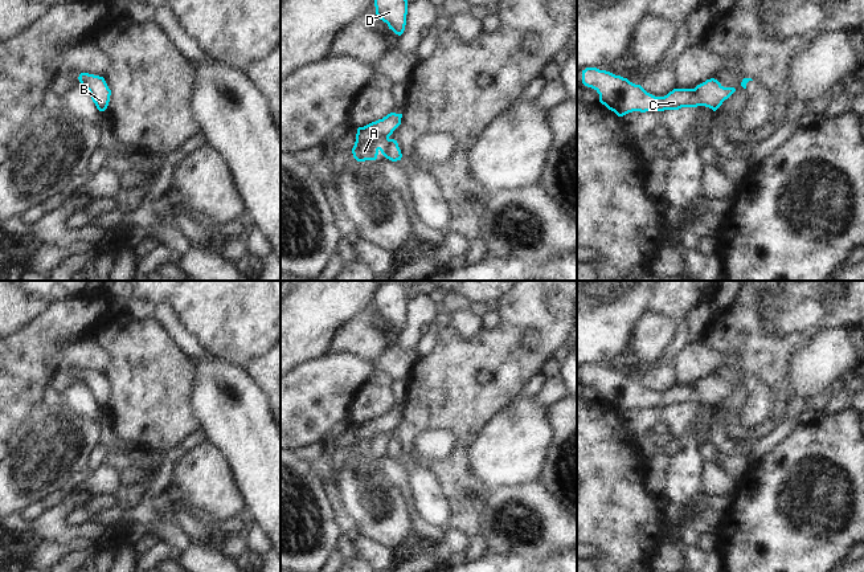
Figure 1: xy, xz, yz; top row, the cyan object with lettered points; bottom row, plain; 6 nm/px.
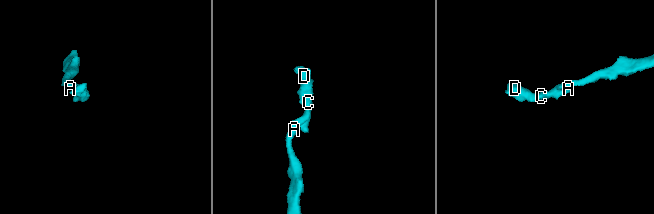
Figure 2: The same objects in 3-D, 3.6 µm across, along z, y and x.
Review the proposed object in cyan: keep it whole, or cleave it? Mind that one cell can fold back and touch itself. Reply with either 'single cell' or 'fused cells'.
single cell

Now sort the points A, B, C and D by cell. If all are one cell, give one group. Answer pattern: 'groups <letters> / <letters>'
groups A B C D

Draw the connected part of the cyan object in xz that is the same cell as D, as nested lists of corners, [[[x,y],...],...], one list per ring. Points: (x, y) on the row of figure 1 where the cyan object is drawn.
[[[374,0],[376,15],[401,36],[406,25],[408,0]]]

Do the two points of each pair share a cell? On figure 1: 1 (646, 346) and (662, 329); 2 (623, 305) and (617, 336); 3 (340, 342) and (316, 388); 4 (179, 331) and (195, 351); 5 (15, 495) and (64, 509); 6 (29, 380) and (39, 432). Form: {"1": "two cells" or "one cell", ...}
{"1": "one cell", "2": "one cell", "3": "two cells", "4": "one cell", "5": "two cells", "6": "two cells"}

